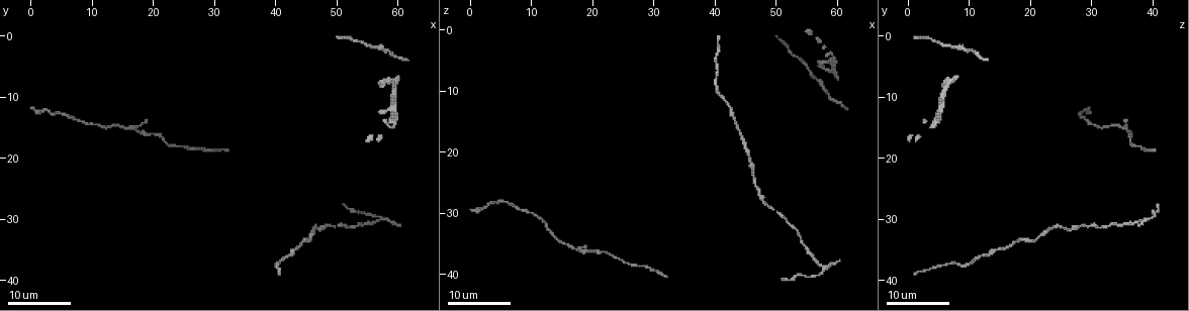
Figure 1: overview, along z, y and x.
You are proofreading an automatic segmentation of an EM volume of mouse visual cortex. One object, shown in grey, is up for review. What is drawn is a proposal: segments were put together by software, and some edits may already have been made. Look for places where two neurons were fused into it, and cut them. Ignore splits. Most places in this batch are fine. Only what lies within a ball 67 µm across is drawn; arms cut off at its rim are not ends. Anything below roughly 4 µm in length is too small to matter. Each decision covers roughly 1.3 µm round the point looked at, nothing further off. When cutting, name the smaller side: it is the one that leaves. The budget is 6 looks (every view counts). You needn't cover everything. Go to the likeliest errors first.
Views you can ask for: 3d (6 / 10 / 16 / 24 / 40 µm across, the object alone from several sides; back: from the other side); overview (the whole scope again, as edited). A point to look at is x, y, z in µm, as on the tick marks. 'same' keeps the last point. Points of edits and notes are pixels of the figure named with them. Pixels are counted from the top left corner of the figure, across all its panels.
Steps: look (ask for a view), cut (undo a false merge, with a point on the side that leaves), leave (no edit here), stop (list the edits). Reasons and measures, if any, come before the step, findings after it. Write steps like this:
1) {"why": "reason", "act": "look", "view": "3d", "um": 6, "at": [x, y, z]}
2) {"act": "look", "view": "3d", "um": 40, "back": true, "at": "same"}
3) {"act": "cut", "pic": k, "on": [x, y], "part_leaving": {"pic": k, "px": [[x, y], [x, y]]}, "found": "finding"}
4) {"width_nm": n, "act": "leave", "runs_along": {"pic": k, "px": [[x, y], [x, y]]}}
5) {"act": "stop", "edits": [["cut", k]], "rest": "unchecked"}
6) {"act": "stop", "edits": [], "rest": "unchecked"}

{"why": "two arms in line, one across", "act": "look", "view": "3d", "um": 24, "at": [17.5, 15.0, 36.0]}

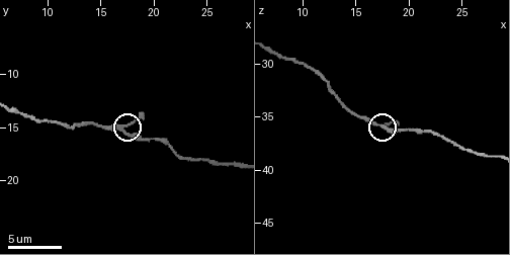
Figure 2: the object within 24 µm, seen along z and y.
{"act": "look", "view": "3d", "um": 10, "at": [17.2, 15.2, 35.6]}

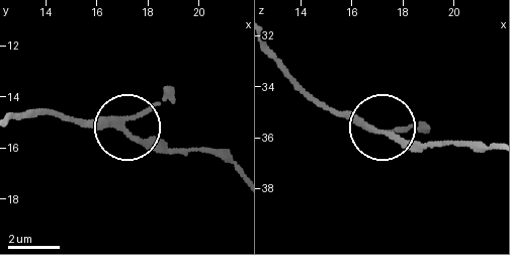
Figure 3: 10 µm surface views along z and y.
{"act": "leave", "runs_along": {"pic": 3, "px": [[237, 167], [197, 148], [152, 148], [119, 128], [56, 117]]}, "found": "all the same neuron"}

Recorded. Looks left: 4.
{"why": "thick turns thin", "act": "look", "view": "3d", "um": 24, "at": [47.0, 32.0, 26.5]}

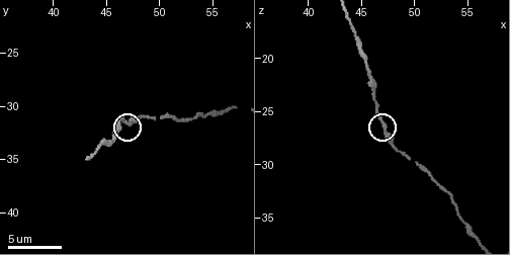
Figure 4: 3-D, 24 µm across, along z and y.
{"act": "look", "view": "3d", "um": 6, "at": [47.4, 31.4, 26.4]}

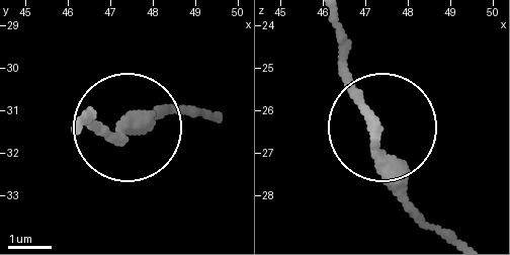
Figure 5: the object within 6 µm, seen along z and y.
{"act": "leave", "runs_along": {"pic": 5, "px": [[190, 114], [147, 114], [125, 137], [82, 114]]}, "found": "all the same neuron"}

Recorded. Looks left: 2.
{"why": "thick turns thin", "act": "look", "view": "3d", "um": 6, "at": [45.4, 33.6, 19.8]}

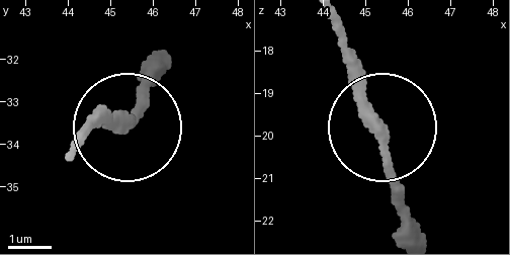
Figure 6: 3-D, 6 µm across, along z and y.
{"width_nm": 280, "act": "leave", "runs_along": {"pic": 6, "px": [[422, 232], [338, 18]]}, "found": "continuous, no second neuron"}

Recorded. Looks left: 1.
{"act": "stop", "edits": [], "rest": "unchecked"}

